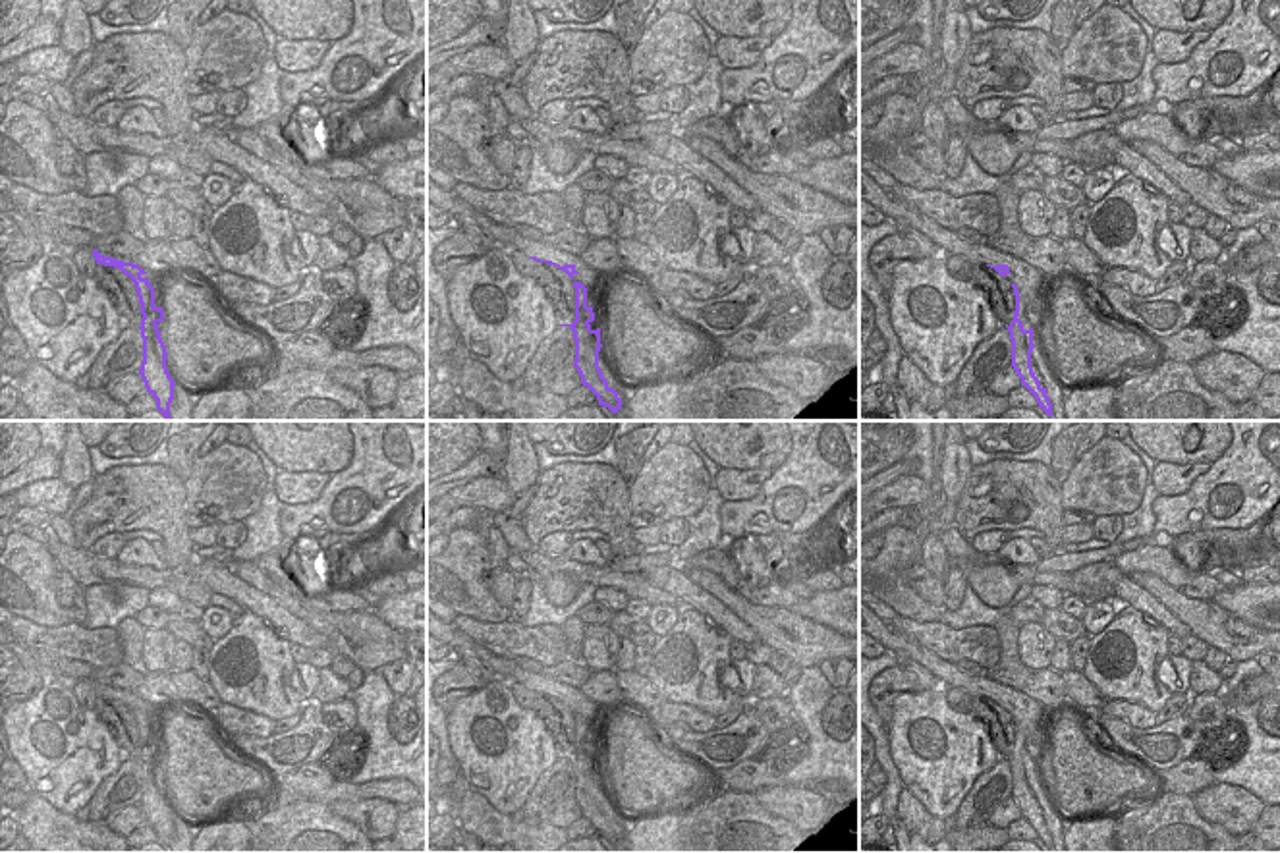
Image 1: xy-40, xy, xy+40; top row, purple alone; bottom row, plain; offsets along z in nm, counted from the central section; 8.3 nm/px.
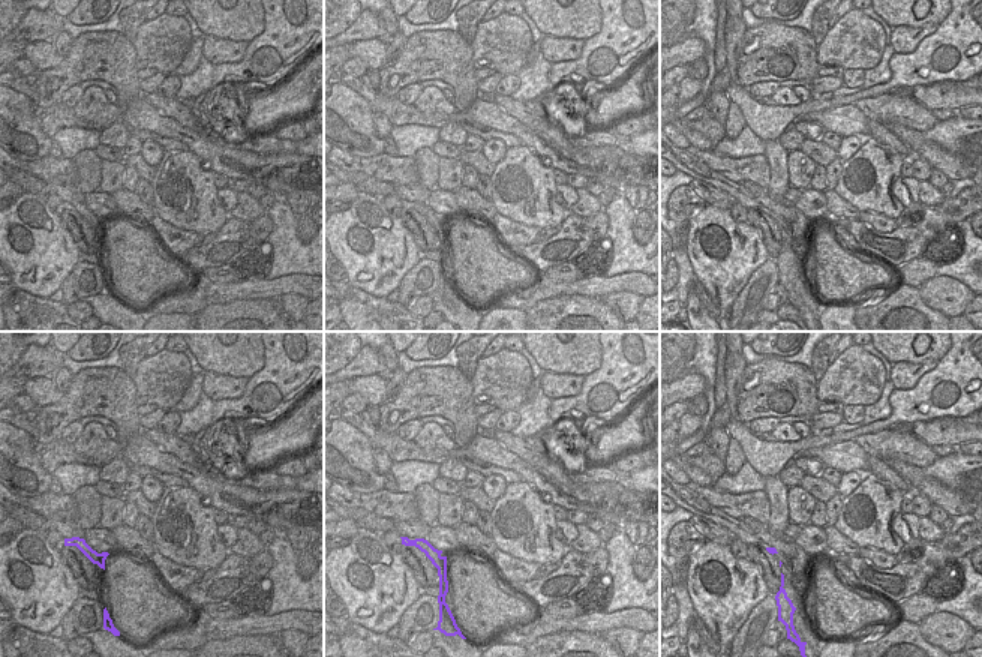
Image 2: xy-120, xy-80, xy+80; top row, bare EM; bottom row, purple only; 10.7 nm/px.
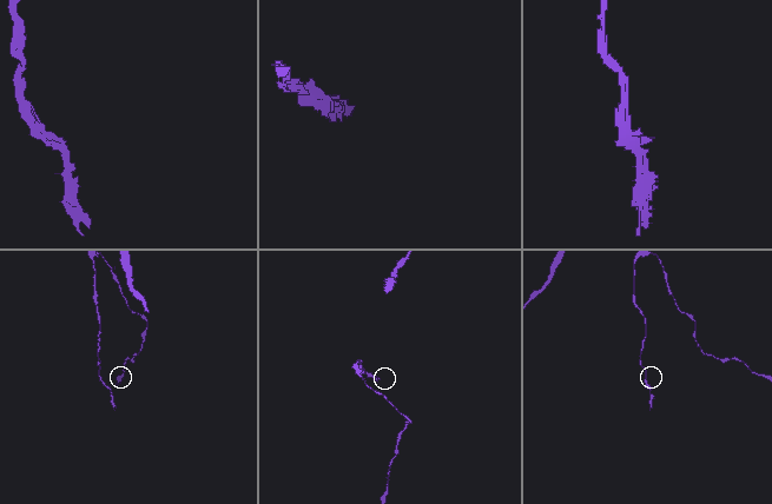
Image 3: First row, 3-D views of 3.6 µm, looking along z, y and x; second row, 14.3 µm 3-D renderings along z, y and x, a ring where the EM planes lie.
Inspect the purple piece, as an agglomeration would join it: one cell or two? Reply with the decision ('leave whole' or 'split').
leave whole

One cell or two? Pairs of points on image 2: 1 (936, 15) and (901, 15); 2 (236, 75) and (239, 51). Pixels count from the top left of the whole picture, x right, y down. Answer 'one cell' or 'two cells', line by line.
1: one cell
2: two cells

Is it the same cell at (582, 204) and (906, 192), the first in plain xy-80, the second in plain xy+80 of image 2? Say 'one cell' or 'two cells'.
two cells

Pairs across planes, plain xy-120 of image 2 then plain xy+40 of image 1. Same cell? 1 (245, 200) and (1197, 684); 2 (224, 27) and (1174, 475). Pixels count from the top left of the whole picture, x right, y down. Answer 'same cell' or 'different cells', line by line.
1: same cell
2: different cells

